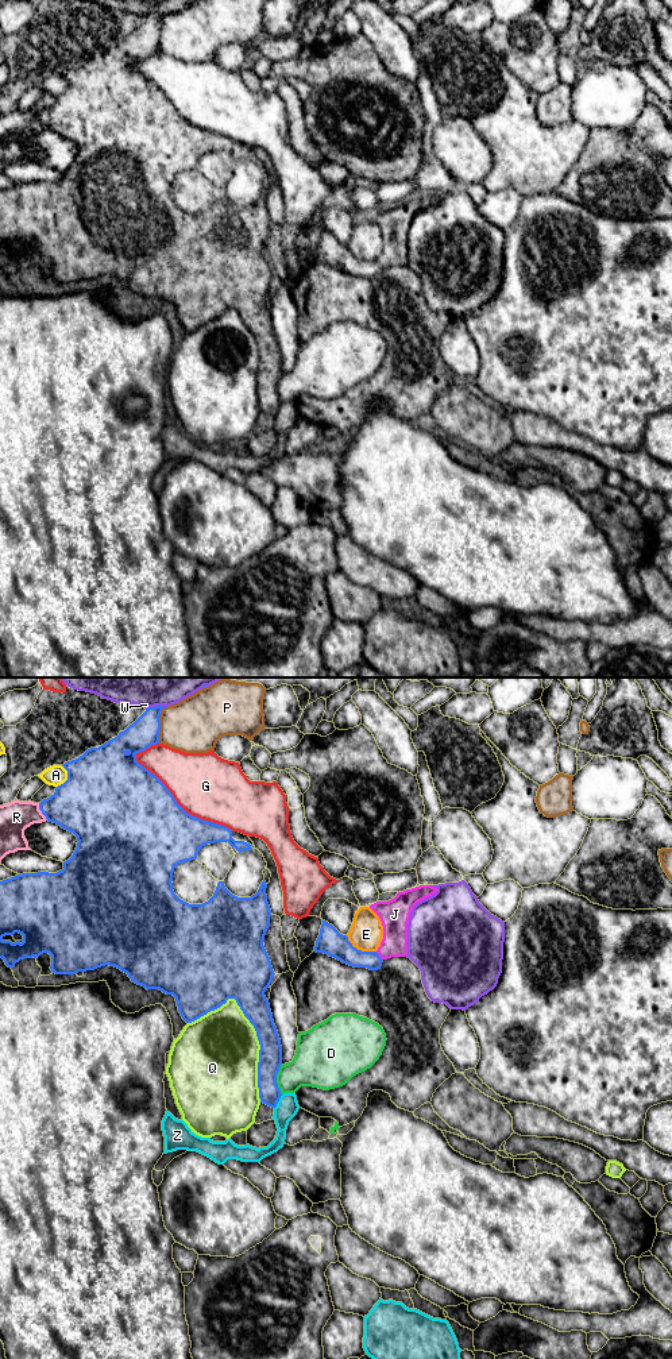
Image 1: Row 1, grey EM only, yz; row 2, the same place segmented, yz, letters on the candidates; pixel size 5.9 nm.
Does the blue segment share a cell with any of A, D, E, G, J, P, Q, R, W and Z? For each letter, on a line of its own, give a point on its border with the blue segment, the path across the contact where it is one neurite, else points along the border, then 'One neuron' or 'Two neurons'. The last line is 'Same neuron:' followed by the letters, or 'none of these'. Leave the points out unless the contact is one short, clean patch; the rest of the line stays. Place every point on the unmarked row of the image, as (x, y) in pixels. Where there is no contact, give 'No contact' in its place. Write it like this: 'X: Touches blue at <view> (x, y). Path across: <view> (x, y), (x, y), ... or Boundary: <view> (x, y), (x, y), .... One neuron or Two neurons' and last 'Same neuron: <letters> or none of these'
A: Touches blue at yz (68, 87). Two neurons
D: Touches blue at yz (275, 387). Boundary: yz (281, 373), (277, 381), (277, 396), (282, 402). Two neurons
E: Touches blue at yz (359, 259). Two neurons
G: Touches blue at yz (178, 114). Two neurons
J: Touches blue at yz (378, 265). Path across: yz (338, 254), (352, 266), (378, 265), (394, 248), (394, 227). One neuron
P: Touches blue at yz (159, 33). Two neurons
Q: Touches blue at yz (261, 356). Two neurons
R: Touches blue at yz (42, 120). Two neurons
W: Touches blue at yz (155, 15). Two neurons
Z: Touches blue at yz (278, 409). Boundary: yz (282, 404), (274, 417). Two neurons
Same neuron: J

